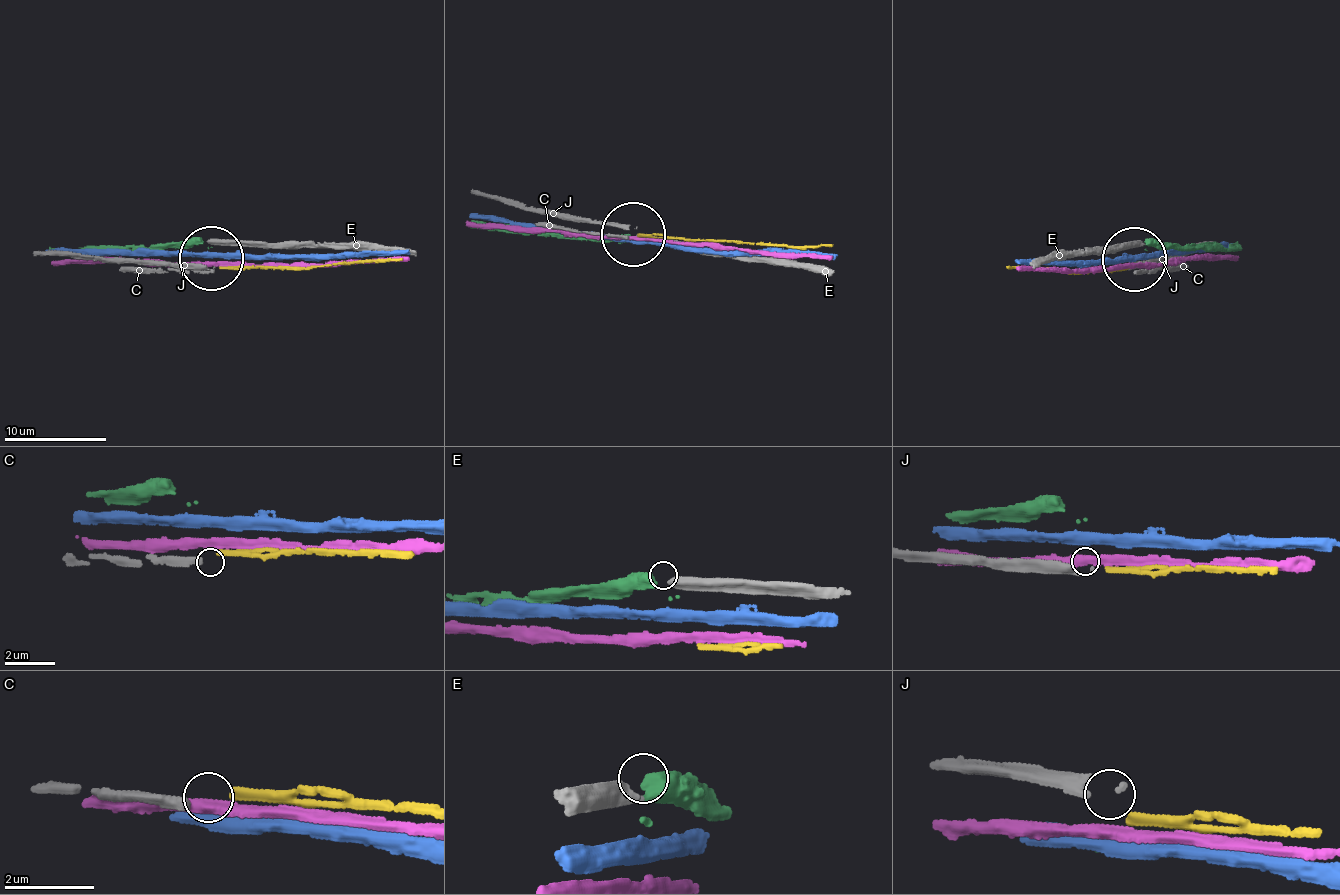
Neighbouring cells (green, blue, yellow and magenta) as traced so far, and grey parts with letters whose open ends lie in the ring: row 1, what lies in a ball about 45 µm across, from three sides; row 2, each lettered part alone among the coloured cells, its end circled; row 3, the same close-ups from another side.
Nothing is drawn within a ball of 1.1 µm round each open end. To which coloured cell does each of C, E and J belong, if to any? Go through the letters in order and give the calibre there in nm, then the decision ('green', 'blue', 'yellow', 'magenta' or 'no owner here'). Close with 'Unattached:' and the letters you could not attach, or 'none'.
C: calibre 260 nm; no owner here
E: calibre 200 nm; green
J: calibre 260 nm; no owner here
Unattached: C, J

